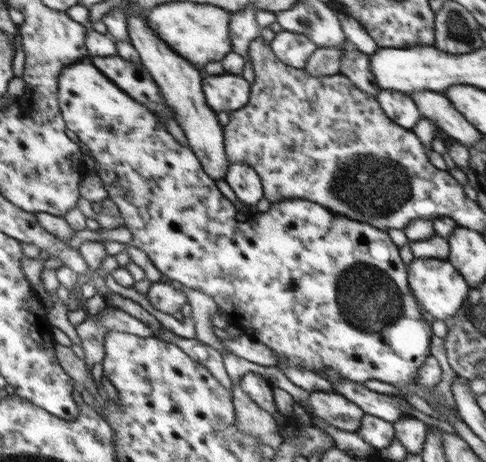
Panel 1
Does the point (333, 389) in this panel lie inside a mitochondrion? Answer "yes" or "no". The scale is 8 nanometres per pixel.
no

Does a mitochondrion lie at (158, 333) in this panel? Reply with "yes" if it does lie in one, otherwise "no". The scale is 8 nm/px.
no

